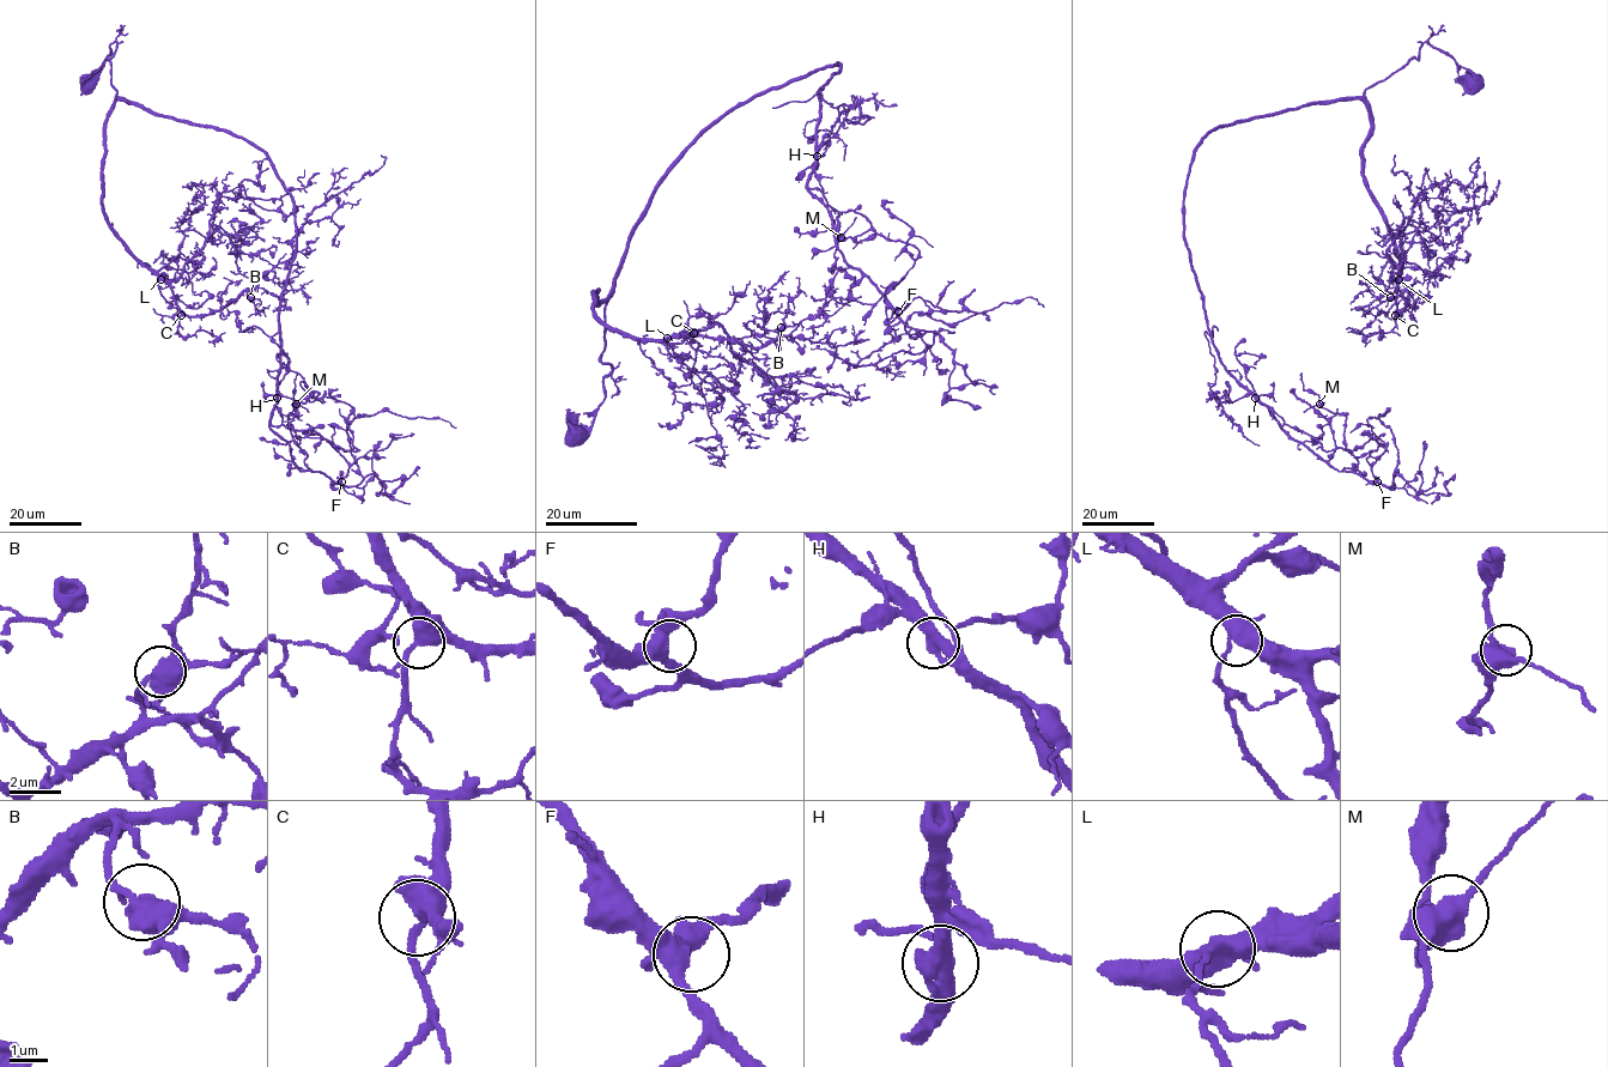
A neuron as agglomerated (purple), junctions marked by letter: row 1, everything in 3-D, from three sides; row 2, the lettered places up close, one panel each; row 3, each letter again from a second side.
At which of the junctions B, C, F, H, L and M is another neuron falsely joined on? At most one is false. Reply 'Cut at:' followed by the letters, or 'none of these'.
Cut at: H

